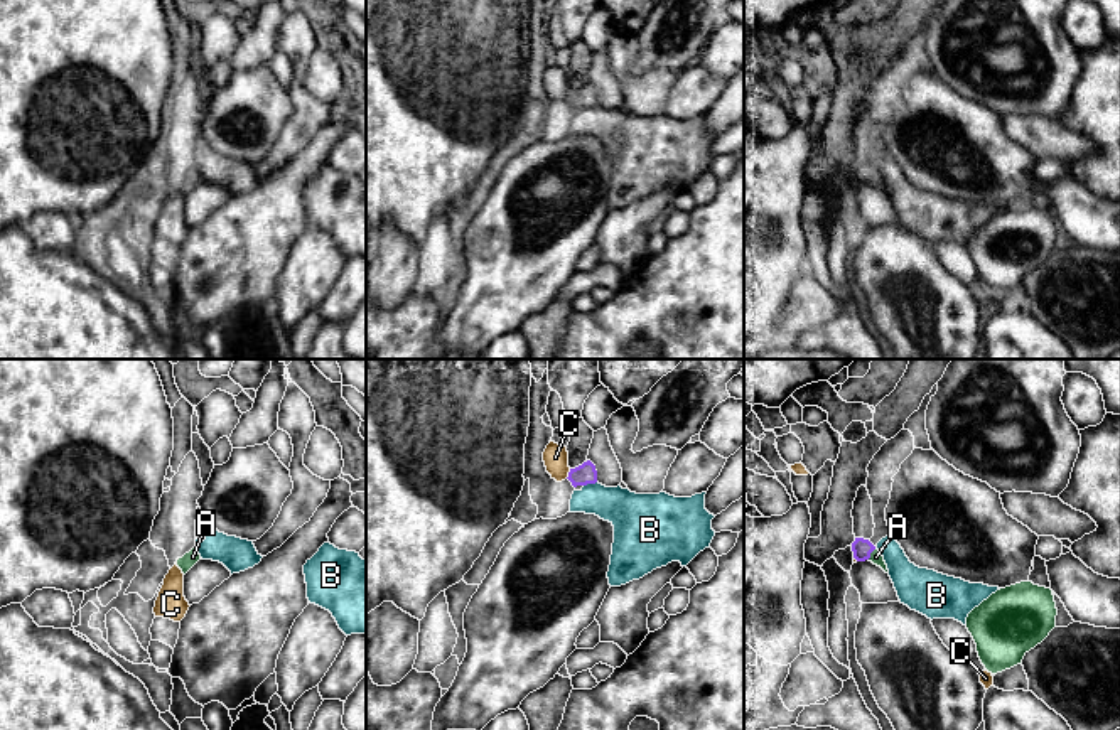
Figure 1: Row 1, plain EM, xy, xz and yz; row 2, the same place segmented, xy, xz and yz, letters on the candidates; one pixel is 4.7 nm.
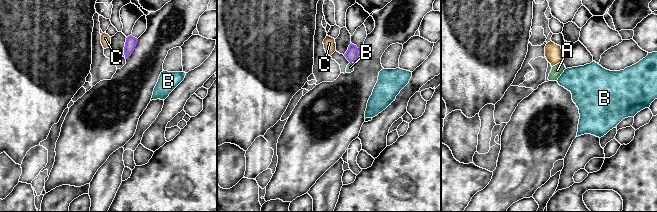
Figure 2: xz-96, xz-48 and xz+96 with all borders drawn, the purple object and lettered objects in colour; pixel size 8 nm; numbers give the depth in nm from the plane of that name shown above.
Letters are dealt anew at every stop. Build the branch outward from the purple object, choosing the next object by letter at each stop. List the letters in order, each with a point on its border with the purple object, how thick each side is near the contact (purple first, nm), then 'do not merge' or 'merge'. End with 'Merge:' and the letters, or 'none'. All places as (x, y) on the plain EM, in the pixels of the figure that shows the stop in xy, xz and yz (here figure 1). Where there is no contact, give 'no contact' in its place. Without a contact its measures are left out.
A: meets purple in yz at (871, 174); 90 nm thick on the purple side, 60 nm on the other; merge
B: meets purple in xz at (589, 105); 100 nm thick on the purple side, 200 nm on the other; do not merge
C: meets purple in xz at (569, 96); 100 nm thick on the purple side, 120 nm on the other; do not merge
Merge: A

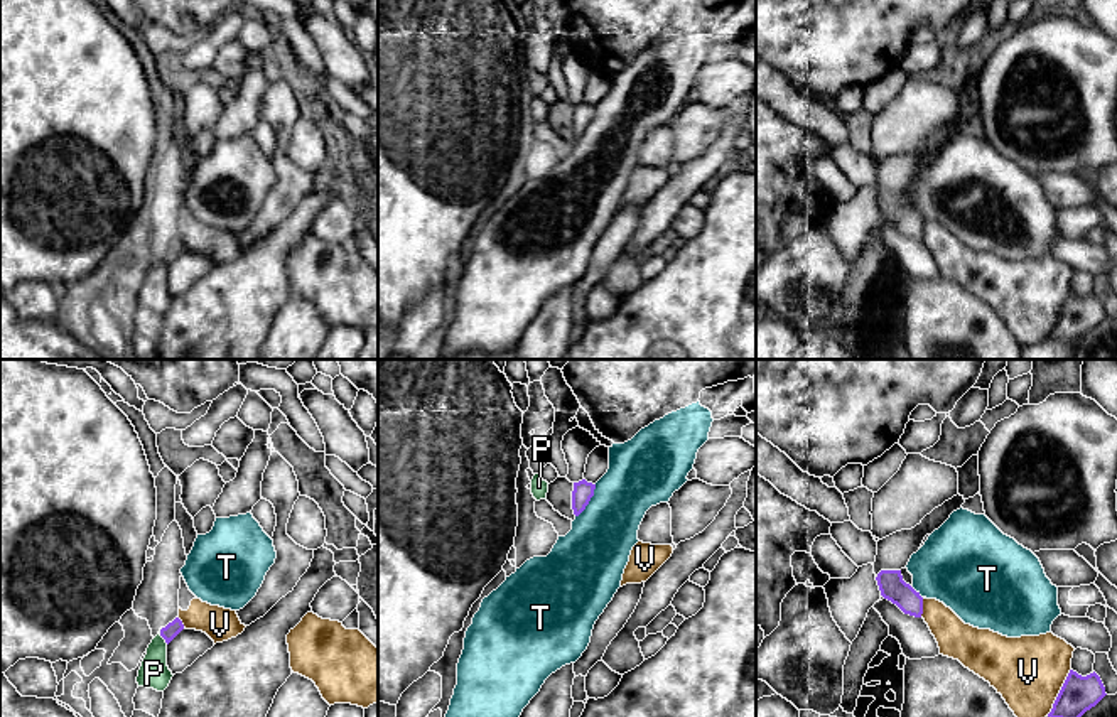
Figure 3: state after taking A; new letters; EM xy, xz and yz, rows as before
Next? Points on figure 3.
P: meets purple in xy at (161, 257); 70 nm thick on the purple side, 140 nm on the other; do not merge
T: meets purple in xz at (589, 122); 100 nm thick on the purple side, 320 nm on the other; do not merge
V: meets purple in yz at (1060, 314); 180 nm thick on the purple side, 340 nm on the other; do not merge
Merge: none

